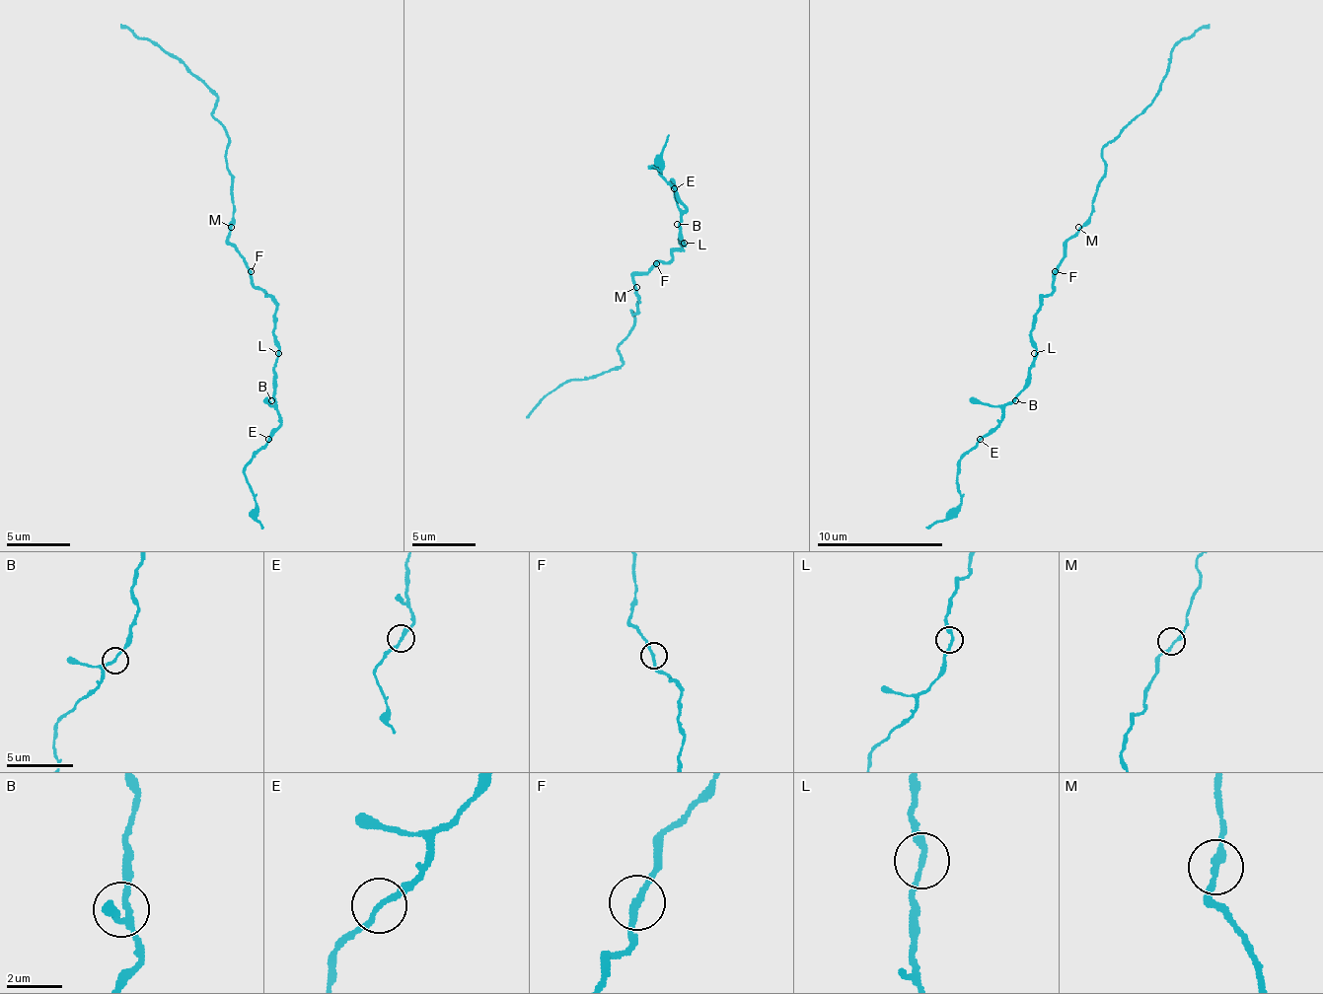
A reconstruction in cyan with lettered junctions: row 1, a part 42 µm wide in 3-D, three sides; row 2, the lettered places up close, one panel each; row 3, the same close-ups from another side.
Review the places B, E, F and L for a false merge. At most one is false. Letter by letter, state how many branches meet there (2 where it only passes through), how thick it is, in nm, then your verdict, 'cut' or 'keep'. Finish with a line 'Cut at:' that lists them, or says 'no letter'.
B: 2 branches meet; 190 nm thick; keep
E: 2 branches meet; 190 nm thick; keep
F: 2 branches meet; 200 nm thick; keep
L: 2 branches meet; 200 nm thick; keep
Cut at: no letter

